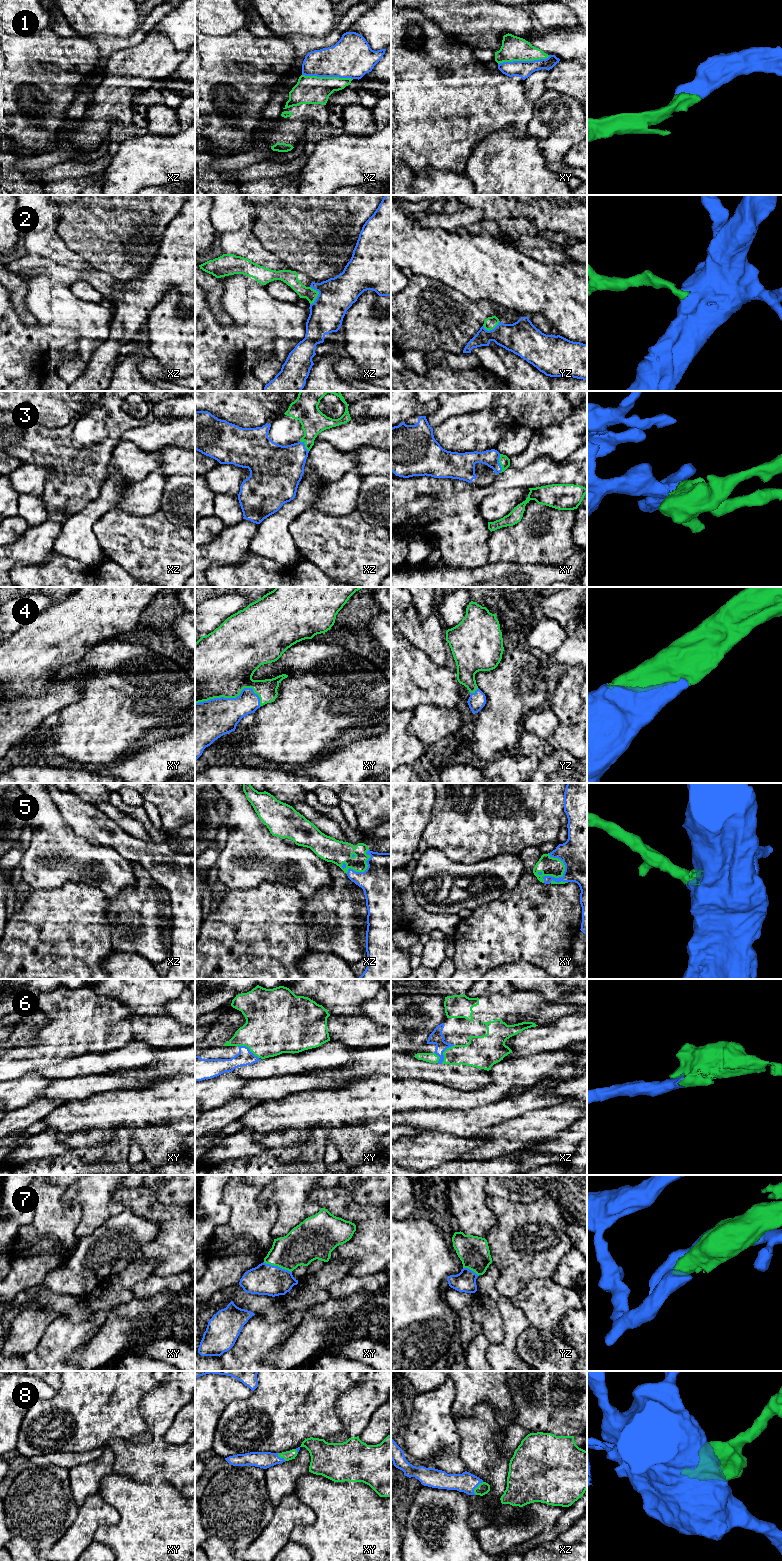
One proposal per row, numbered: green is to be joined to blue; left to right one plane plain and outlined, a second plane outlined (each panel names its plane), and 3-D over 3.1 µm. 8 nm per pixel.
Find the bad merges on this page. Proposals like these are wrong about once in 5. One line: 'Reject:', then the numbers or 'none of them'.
Reject: none of them

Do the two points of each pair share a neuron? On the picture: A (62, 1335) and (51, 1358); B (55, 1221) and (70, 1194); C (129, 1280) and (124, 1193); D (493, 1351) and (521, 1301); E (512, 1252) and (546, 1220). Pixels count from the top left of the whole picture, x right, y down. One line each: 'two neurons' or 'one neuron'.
A: one neuron
B: two neurons
C: two neurons
D: two neurons
E: one neuron

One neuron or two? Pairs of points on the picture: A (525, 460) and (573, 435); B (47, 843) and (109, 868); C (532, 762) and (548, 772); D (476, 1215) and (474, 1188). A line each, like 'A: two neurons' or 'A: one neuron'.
A: one neuron
B: one neuron
C: two neurons
D: one neuron

